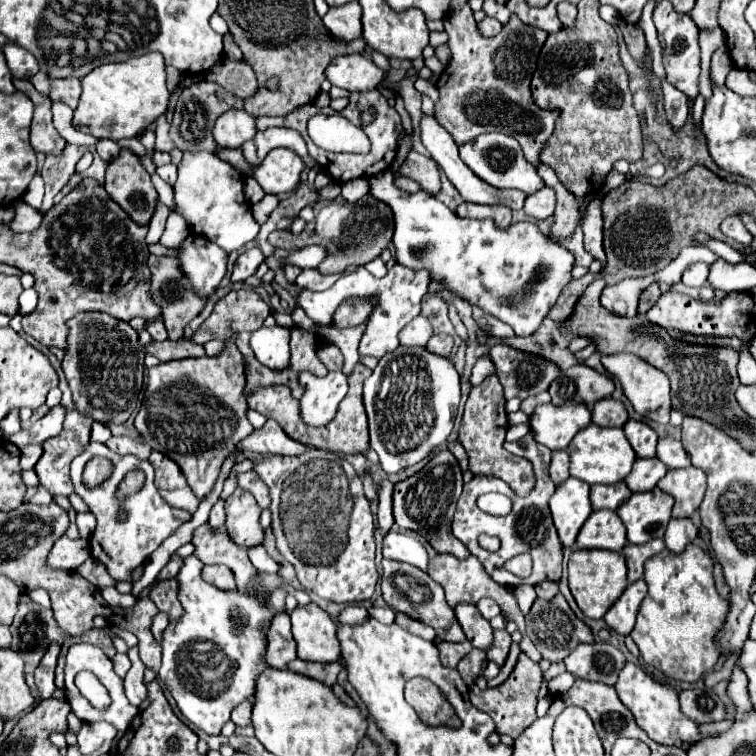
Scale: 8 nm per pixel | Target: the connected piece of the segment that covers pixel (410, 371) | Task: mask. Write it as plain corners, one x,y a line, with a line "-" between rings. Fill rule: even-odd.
398,346
378,360
370,378
364,382
364,406
370,424
370,446
380,456
380,464
386,474
396,474
422,458
426,458
436,446
446,442
452,432
456,410
460,402
460,374
454,368
452,358
428,352
424,346
406,348

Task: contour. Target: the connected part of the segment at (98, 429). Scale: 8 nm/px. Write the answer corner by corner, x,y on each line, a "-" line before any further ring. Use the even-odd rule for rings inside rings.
94,422
94,424
92,424
92,440
94,440
94,442
108,442
110,436
112,436
112,434
110,434
110,428
108,428
108,426
104,426
104,424
100,424
100,422

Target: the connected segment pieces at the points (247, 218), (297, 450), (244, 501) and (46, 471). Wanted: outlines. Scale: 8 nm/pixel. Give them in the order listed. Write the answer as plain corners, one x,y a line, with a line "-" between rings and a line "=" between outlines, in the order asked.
184,152
174,184
174,200
194,234
206,236
226,252
240,250
246,242
254,240
260,230
260,224
252,216
250,202
244,196
244,176
216,154
=
268,420
264,428
250,434
238,444
240,452
258,452
258,454
280,454
280,456
300,456
310,446
292,440
278,422
=
236,488
226,498
226,530
230,538
244,548
264,544
264,530
260,526
262,508
248,492
=
72,410
66,414
62,432
42,444
44,454
34,466
34,470
40,478
40,484
50,494
68,496
74,492
68,474
70,462
86,448
90,440
90,424
90,416
82,416
80,412

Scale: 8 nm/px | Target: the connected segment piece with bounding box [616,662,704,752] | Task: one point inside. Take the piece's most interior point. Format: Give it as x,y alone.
655,707

